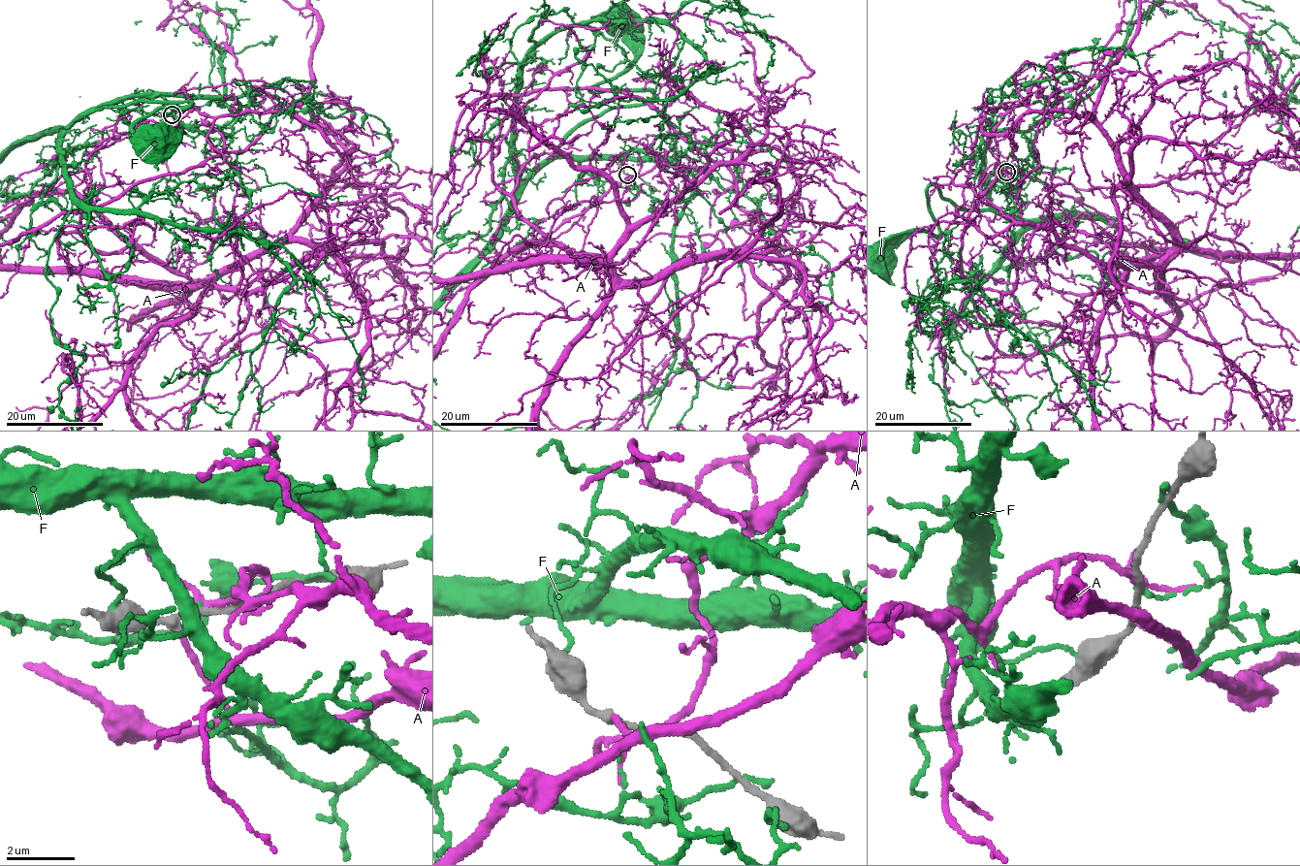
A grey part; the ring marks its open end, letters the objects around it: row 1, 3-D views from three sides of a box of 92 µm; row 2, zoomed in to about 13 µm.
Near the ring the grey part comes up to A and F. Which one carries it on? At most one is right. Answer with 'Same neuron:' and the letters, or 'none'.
Same neuron: A

